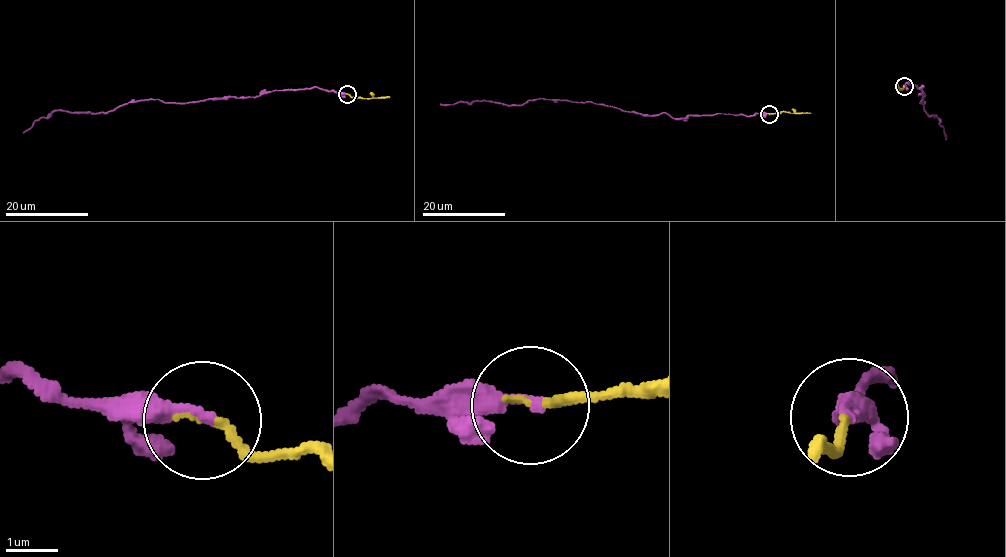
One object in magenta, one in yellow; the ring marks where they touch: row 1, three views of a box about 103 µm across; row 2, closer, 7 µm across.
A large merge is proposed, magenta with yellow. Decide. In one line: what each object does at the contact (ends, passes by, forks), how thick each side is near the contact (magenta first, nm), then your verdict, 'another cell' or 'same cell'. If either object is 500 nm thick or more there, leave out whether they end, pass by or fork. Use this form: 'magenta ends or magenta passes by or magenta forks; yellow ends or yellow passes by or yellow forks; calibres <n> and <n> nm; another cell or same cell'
magenta ends; yellow ends; calibres 280 and 150 nm; same cell

